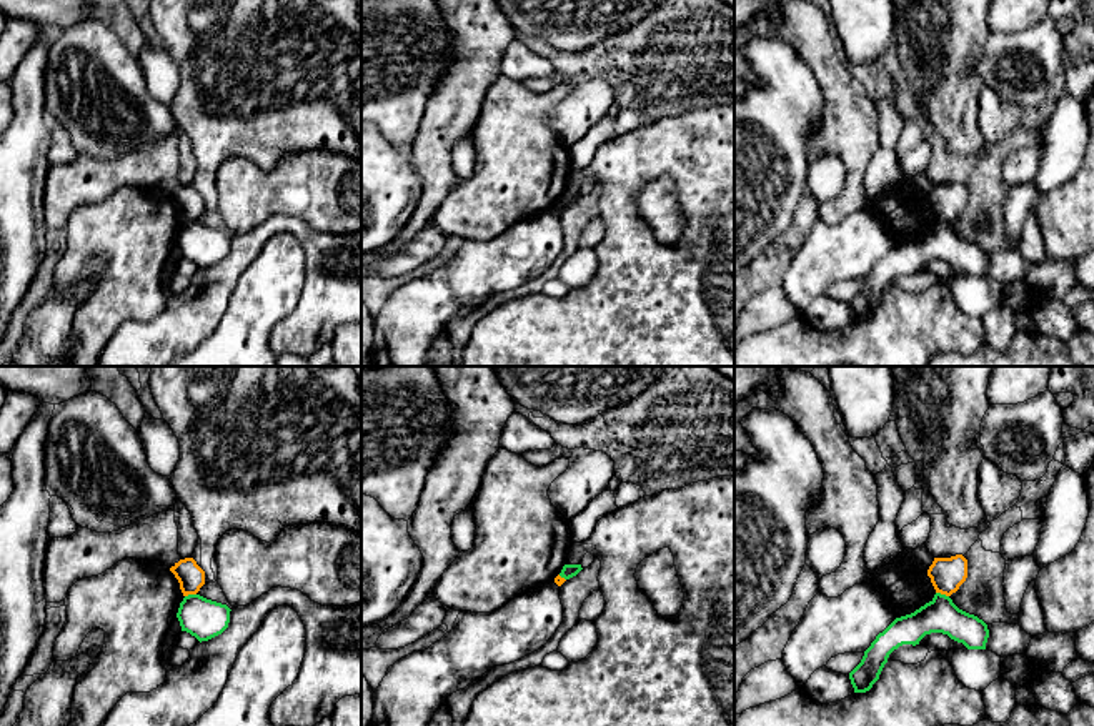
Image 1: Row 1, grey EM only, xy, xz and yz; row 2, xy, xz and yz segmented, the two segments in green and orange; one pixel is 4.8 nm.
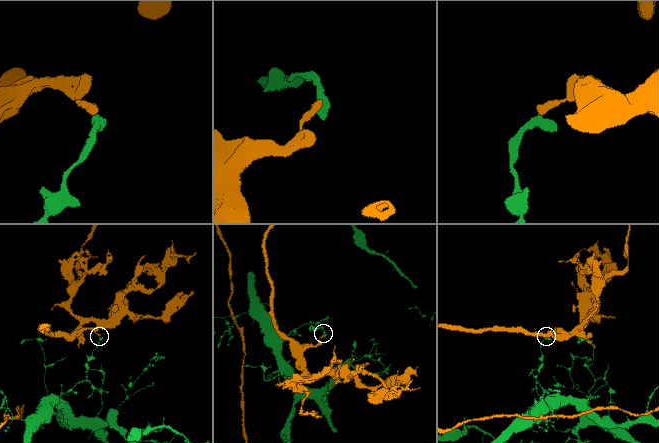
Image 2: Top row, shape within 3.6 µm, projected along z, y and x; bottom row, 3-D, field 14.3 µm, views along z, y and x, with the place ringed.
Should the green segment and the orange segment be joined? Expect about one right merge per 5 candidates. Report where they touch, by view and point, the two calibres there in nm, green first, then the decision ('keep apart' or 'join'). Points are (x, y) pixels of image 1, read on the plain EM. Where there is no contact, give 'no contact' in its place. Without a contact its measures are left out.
meets green in yz at (943, 222); 170 nm thick on the green side, 160 nm on the other; keep apart

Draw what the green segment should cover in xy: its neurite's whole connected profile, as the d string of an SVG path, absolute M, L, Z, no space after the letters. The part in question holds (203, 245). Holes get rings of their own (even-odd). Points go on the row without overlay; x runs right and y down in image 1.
M188 221L180 230L177 245L182 258L190 260L201 270L221 261L228 255L230 238L226 231L200 221Z

